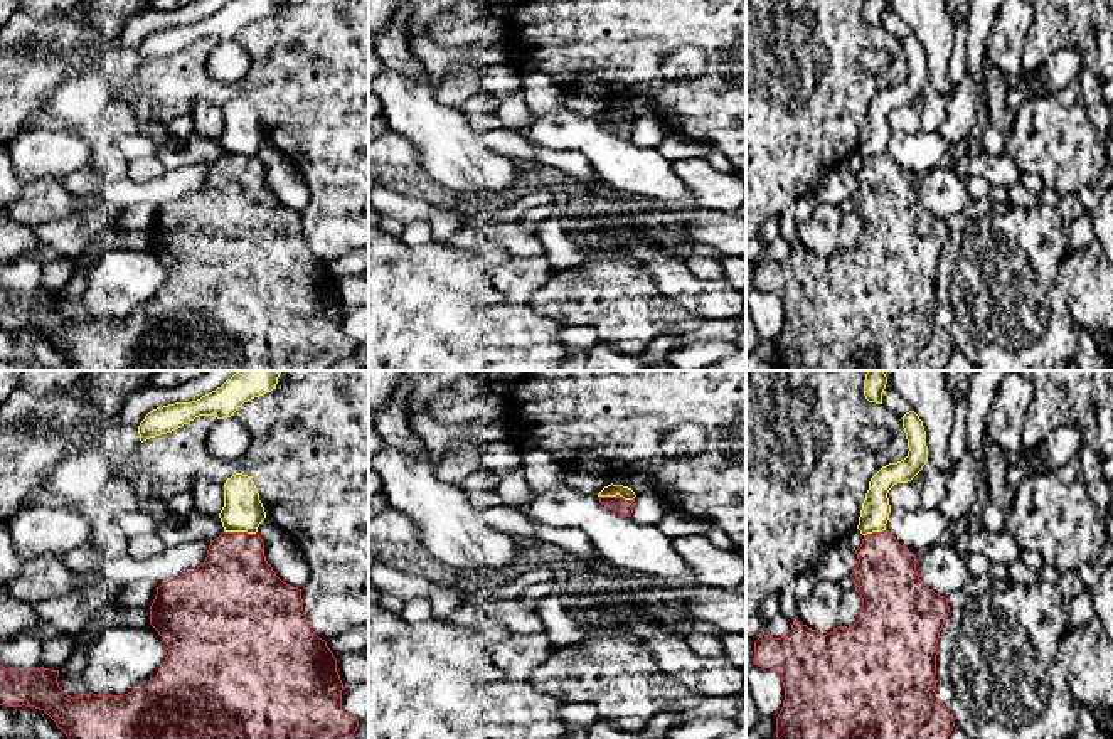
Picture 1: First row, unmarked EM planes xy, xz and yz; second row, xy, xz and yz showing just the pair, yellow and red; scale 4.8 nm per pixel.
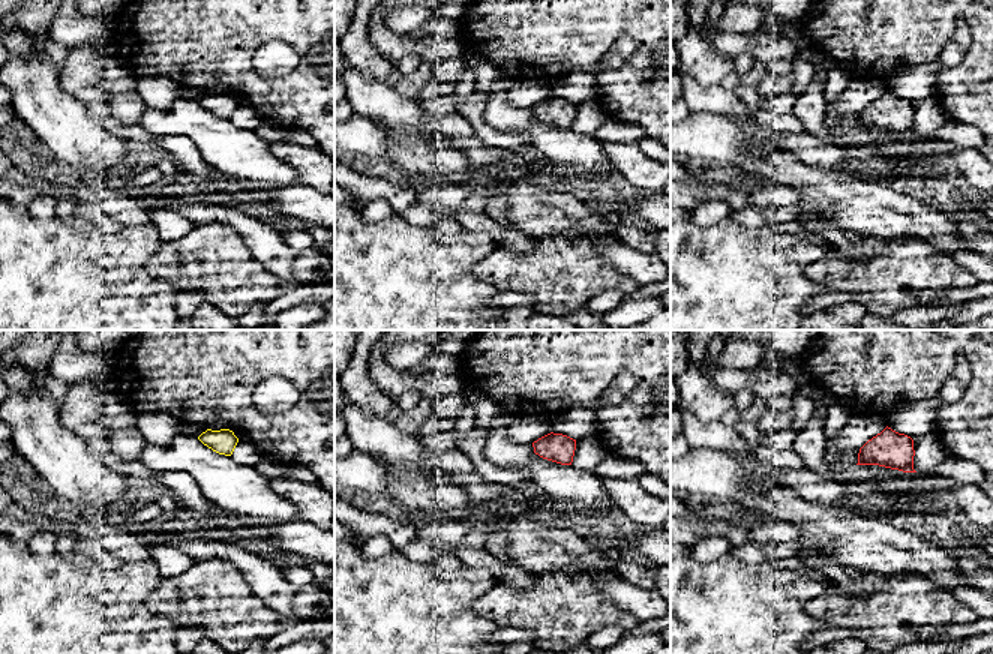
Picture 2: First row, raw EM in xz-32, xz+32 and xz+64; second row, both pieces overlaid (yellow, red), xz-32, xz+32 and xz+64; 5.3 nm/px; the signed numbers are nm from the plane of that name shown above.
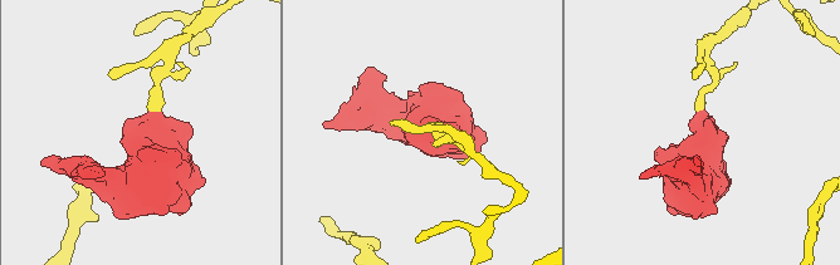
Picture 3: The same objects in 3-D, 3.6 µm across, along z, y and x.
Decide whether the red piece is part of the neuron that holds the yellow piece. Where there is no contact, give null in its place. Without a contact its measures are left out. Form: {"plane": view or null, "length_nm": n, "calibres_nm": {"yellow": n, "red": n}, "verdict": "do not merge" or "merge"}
{"plane": "xz", "length_nm": 170, "calibres_nm": {"yellow": 60, "red": 80}, "verdict": "do not merge"}

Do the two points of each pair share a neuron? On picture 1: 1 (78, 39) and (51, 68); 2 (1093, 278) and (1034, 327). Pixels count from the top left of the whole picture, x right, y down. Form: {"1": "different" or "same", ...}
{"1": "different", "2": "different"}

